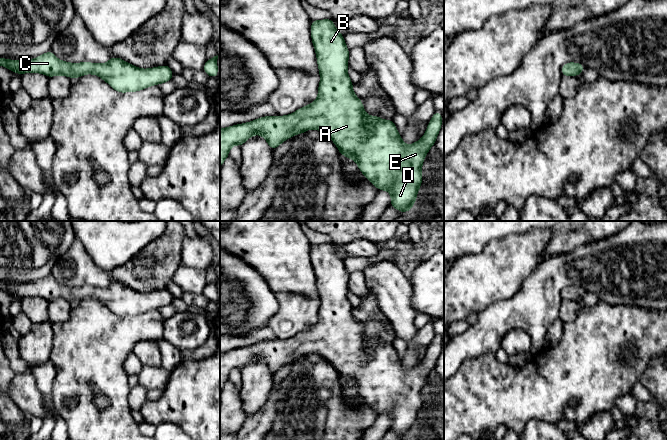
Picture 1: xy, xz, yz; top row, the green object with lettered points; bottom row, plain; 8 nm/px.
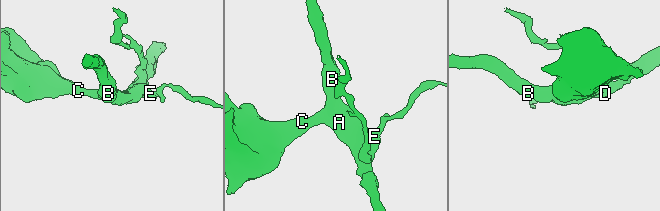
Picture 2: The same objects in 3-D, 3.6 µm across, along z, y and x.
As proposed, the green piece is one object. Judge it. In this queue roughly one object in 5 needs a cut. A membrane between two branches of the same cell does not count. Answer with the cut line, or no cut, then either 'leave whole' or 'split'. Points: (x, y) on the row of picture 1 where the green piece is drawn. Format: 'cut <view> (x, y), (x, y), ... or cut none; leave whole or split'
cut none; leave whole

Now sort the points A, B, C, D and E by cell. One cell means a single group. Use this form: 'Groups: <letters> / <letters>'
Groups: A B C D E

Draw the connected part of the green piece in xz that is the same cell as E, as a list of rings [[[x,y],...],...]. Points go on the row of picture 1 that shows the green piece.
[[[334,19],[311,21],[310,31],[321,77],[317,99],[287,116],[264,116],[247,123],[220,128],[220,167],[229,156],[233,145],[241,147],[255,134],[263,136],[269,147],[275,150],[288,138],[317,129],[334,142],[341,156],[354,160],[360,172],[379,191],[388,190],[391,194],[390,207],[405,214],[413,209],[419,187],[422,185],[422,164],[440,132],[441,112],[436,110],[424,136],[407,146],[393,120],[380,119],[376,115],[368,116],[362,101],[353,93],[353,83],[347,73],[349,49],[345,44],[344,35],[335,28]]]

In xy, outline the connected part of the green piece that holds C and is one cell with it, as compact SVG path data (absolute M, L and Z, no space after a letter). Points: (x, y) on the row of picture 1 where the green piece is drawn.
M51 50L33 60L16 61L0 58L0 66L4 66L19 75L41 73L49 78L66 75L70 79L80 78L85 74L94 74L120 93L137 92L153 85L171 81L174 76L167 64L160 67L140 69L113 55L105 64L69 63L59 60Z

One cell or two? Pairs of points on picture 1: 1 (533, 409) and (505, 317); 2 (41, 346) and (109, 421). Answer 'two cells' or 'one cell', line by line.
1: two cells
2: two cells

